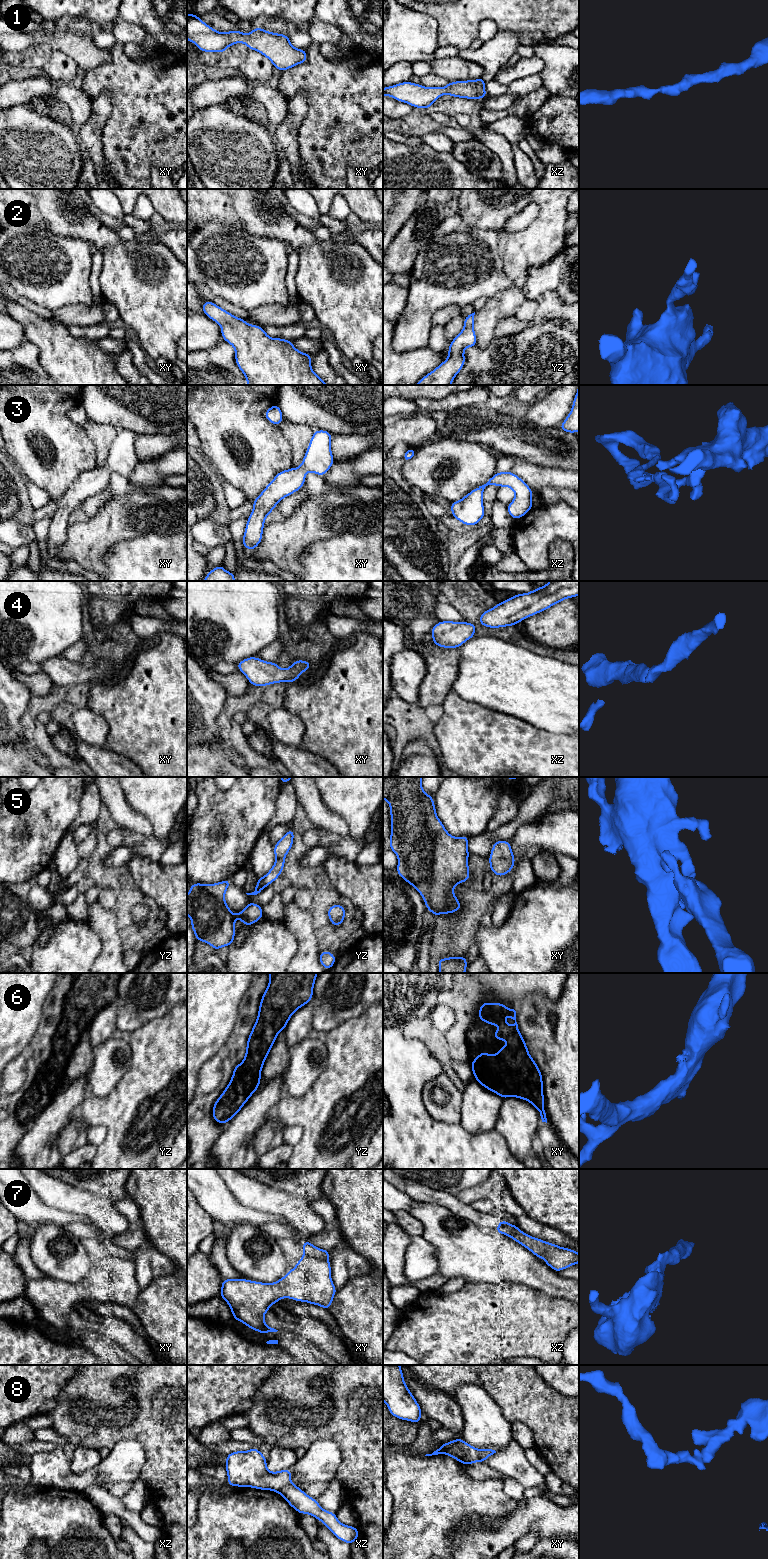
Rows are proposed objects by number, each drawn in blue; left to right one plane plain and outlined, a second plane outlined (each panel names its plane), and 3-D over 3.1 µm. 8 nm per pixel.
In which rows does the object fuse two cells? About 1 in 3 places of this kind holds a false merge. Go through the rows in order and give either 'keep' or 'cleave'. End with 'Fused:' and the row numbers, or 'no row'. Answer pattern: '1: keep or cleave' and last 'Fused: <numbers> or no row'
1: keep
2: keep
3: keep
4: keep
5: keep
6: keep
7: cleave
8: cleave
Fused: 7, 8

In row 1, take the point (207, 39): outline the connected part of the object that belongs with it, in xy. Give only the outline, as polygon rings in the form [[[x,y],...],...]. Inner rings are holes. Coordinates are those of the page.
[[[194,13],[187,14],[187,40],[194,43],[201,52],[223,53],[228,47],[237,43],[245,43],[249,50],[255,50],[264,55],[271,61],[274,68],[279,71],[286,71],[298,64],[307,61],[307,52],[305,49],[296,49],[286,34],[267,32],[260,27],[254,28],[248,35],[244,32],[233,30],[228,32],[218,32],[211,26],[203,22]]]

